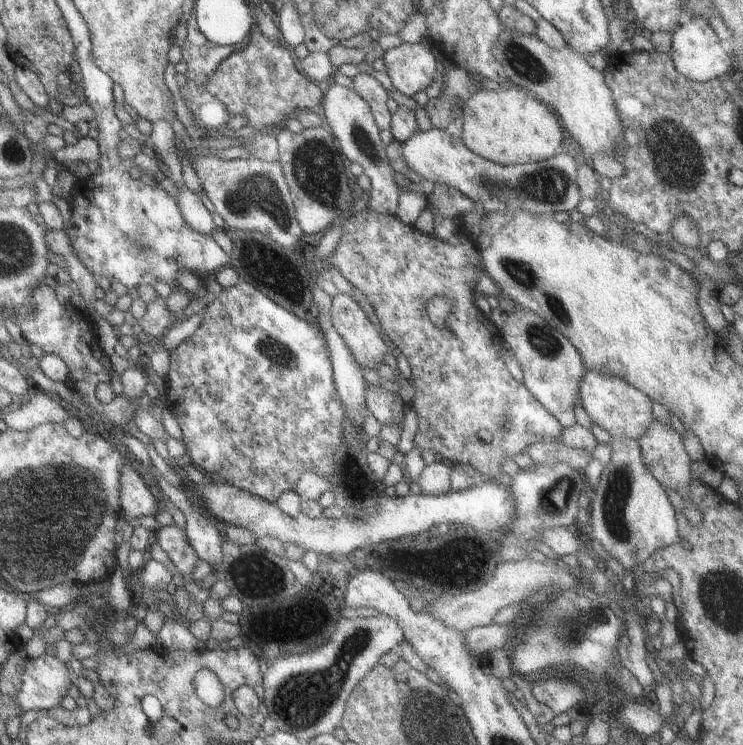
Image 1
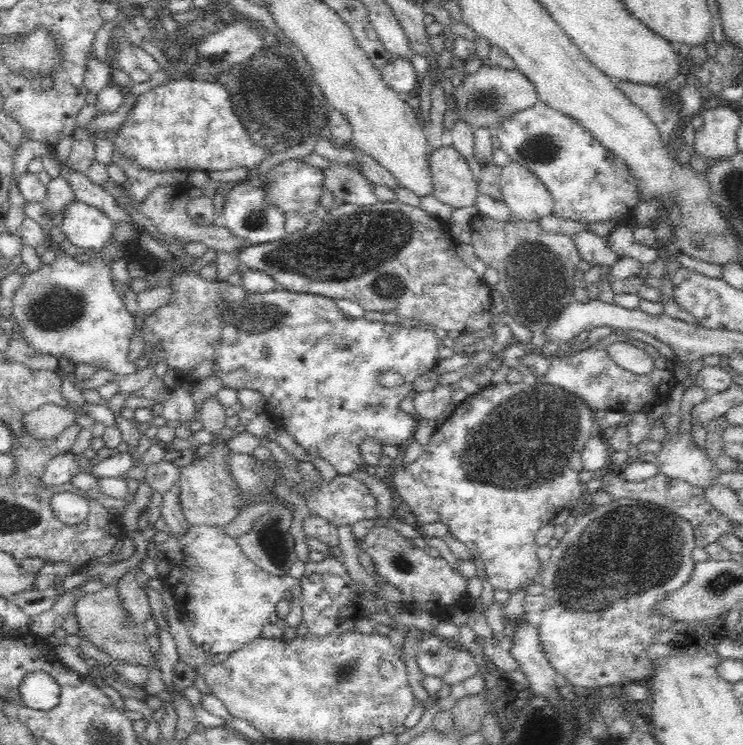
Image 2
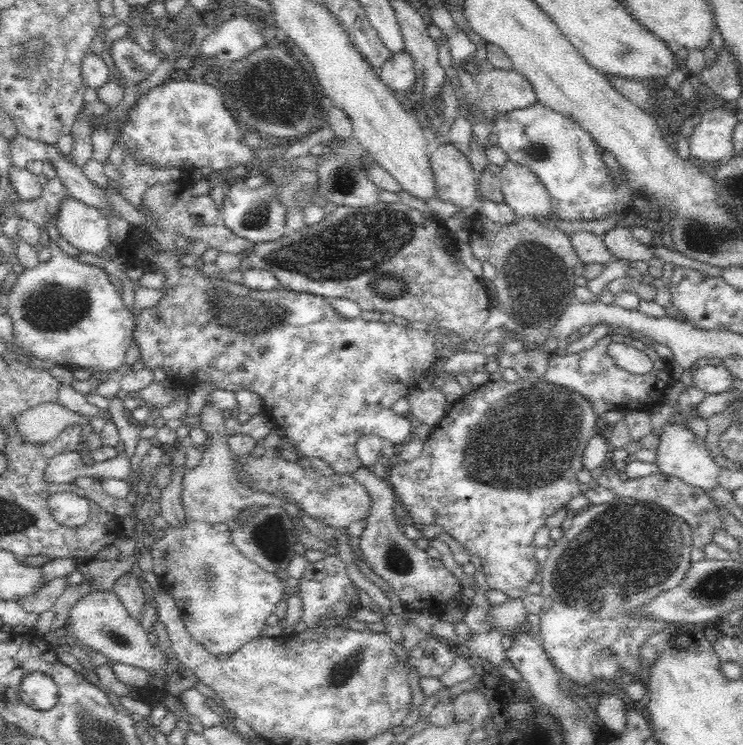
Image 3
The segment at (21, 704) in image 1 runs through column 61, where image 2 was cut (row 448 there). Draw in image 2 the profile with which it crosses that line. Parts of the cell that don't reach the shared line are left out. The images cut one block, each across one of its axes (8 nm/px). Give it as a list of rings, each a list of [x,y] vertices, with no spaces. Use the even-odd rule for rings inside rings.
[[[681,433],[670,442],[662,444],[656,459],[659,474],[702,489],[716,483],[720,475],[708,454],[696,447],[692,438],[682,436]]]

